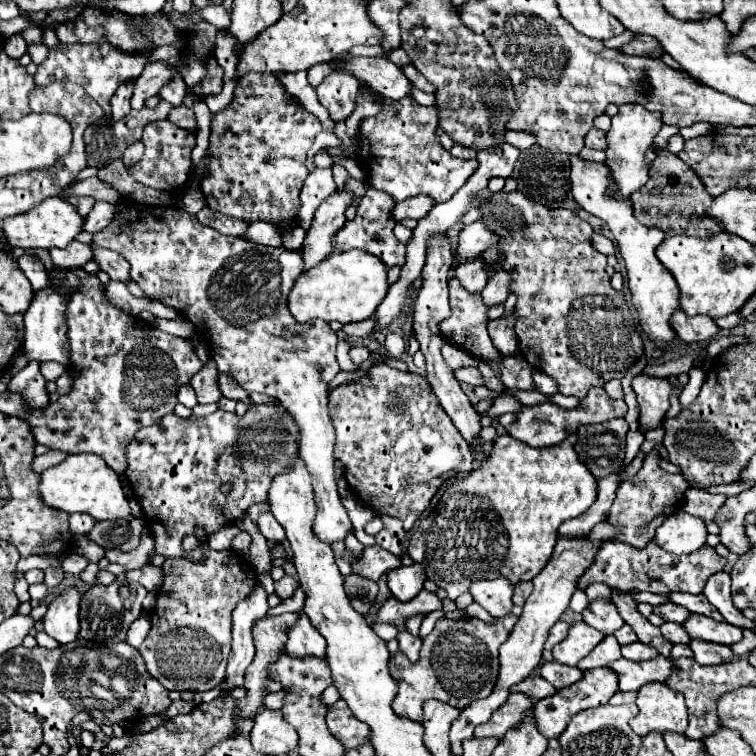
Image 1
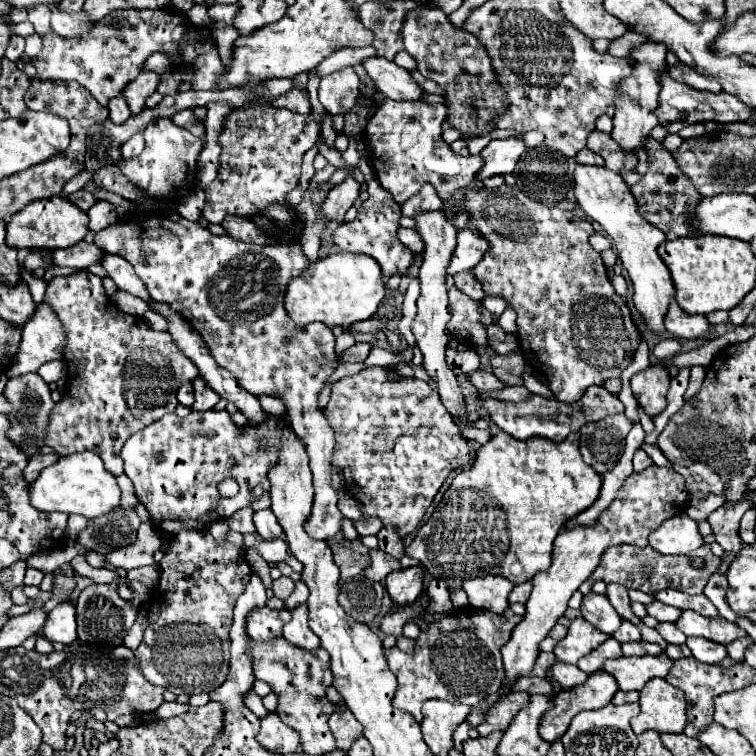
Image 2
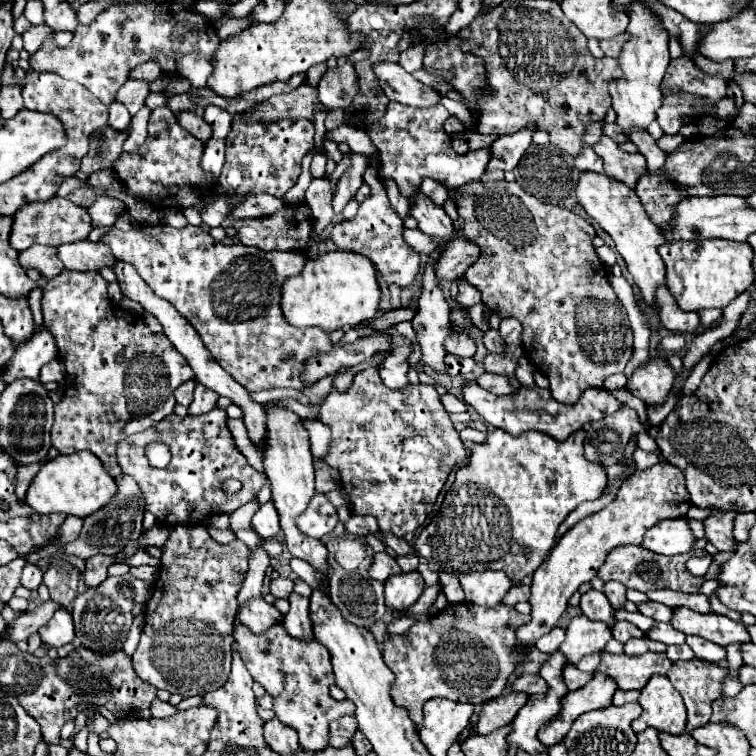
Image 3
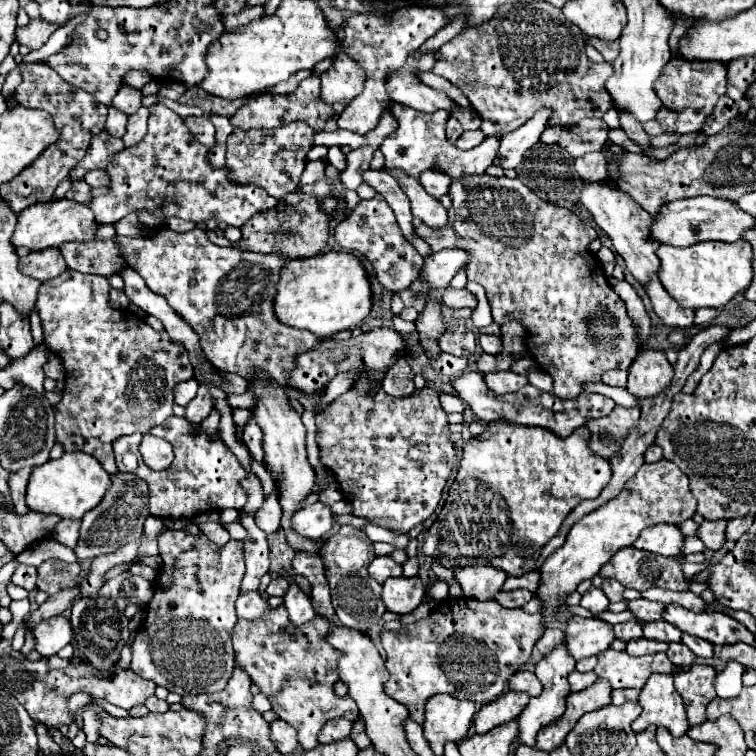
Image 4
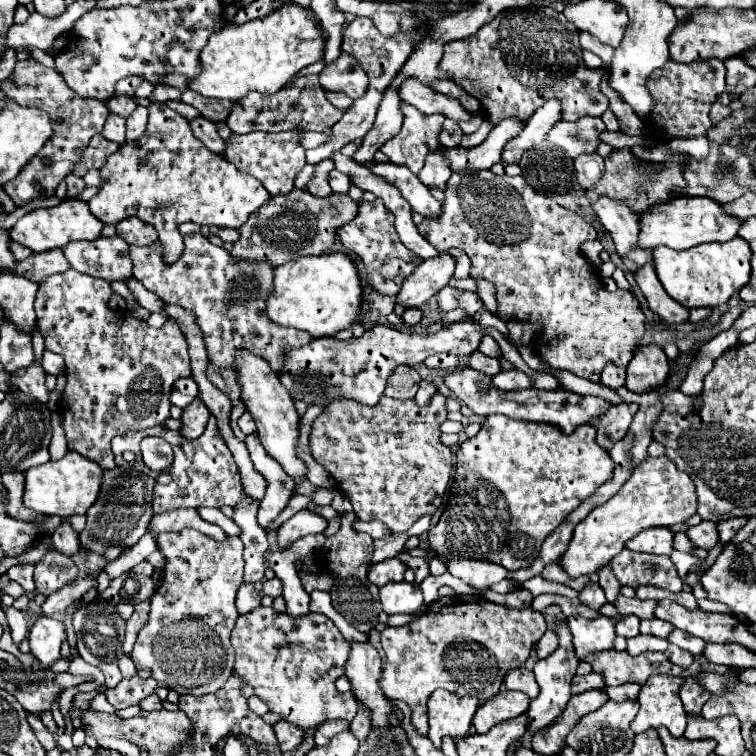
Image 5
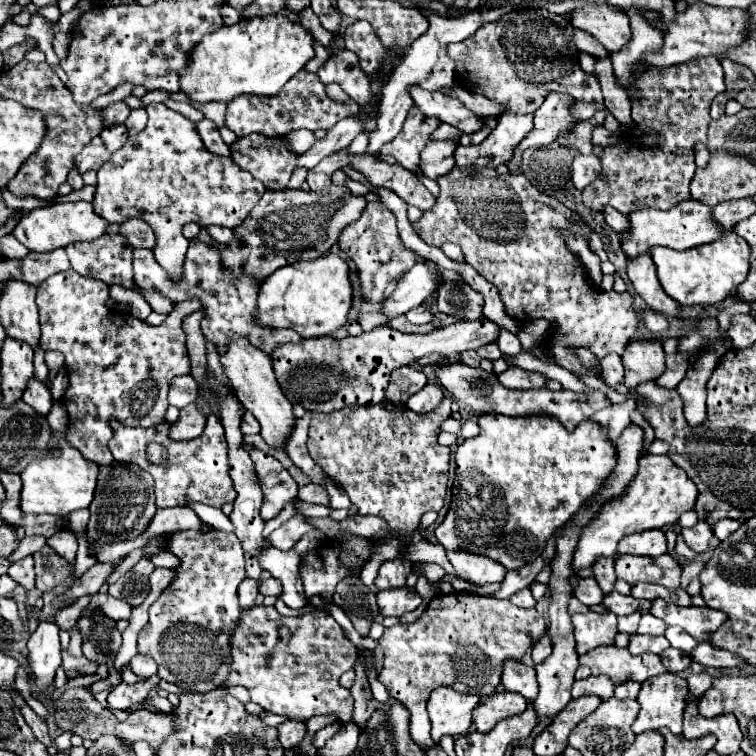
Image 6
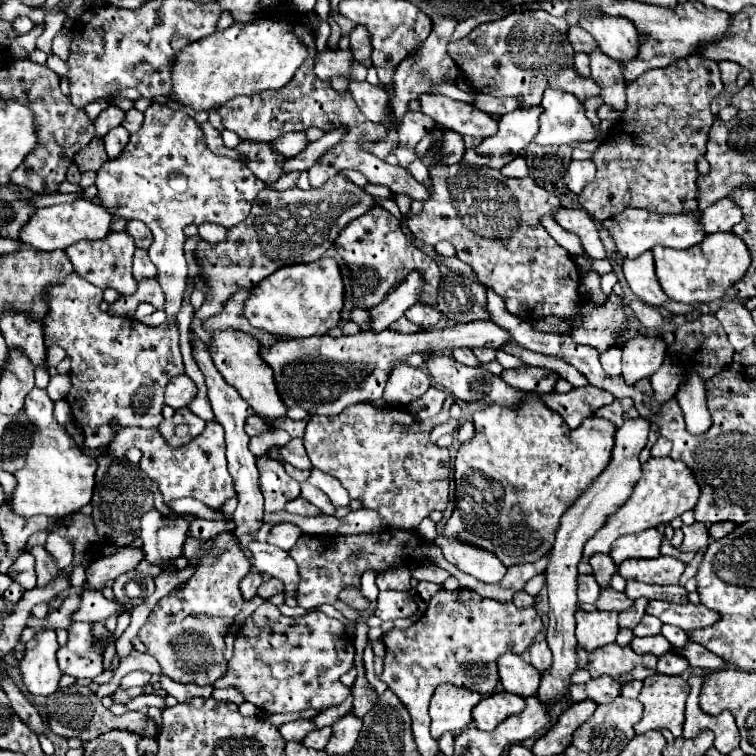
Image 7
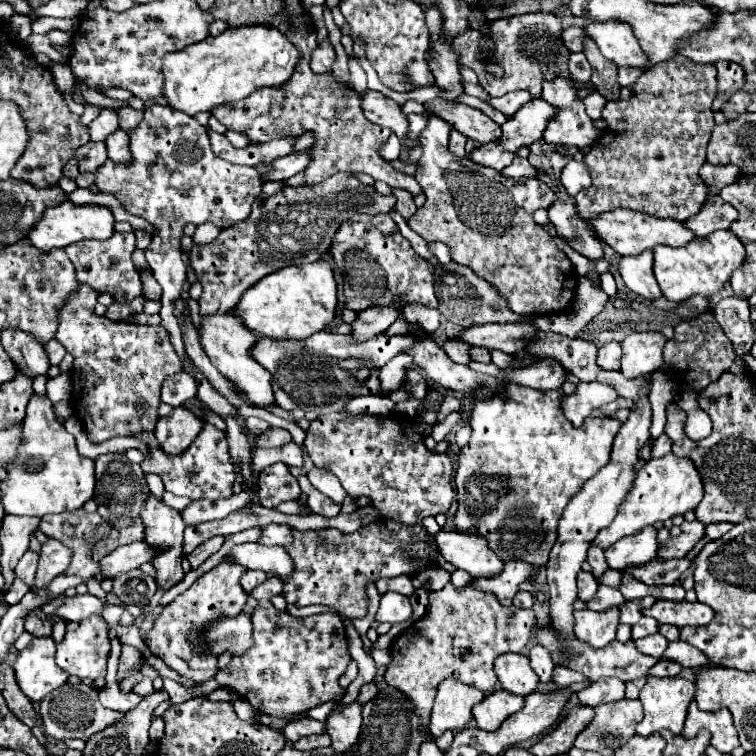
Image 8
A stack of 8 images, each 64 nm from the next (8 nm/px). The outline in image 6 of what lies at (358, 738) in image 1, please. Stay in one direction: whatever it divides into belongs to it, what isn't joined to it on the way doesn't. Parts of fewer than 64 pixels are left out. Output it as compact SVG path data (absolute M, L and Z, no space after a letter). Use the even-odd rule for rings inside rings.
M334 722L334 724L330 724L330 726L322 728L322 730L318 730L318 732L314 734L314 738L312 738L314 748L316 748L316 750L320 750L320 748L324 746L324 742L328 742L328 740L338 732L338 730L340 730L340 722Z

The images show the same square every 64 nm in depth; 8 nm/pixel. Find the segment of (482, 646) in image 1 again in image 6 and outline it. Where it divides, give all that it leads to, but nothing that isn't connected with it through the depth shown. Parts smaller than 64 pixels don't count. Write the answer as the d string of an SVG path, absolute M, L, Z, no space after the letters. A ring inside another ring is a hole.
M452 592L438 594L430 600L422 616L414 624L396 624L384 630L384 636L378 640L384 650L384 666L378 674L378 680L388 688L388 694L400 700L410 712L410 736L426 752L436 744L430 738L430 724L426 714L426 702L434 688L452 686L458 692L478 694L482 698L496 692L502 676L504 660L522 660L526 652L532 650L532 644L546 632L544 618L536 608L518 608L510 600L496 600L490 596L470 594L470 592Z

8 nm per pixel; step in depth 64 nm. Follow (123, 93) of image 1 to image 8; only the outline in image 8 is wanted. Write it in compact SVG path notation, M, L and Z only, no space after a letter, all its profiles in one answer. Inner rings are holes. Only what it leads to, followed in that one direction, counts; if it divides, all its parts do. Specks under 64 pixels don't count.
M116 130L112 136L108 136L106 140L108 146L108 158L120 164L128 164L132 162L132 154L128 148L128 134L124 130Z

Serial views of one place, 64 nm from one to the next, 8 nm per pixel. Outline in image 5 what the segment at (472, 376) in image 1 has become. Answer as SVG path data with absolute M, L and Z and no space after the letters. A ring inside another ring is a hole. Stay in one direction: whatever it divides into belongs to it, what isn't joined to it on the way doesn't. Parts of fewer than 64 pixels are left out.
M508 370L508 372L498 372L494 376L496 388L502 390L526 390L532 386L532 380L528 374L520 372L520 370Z

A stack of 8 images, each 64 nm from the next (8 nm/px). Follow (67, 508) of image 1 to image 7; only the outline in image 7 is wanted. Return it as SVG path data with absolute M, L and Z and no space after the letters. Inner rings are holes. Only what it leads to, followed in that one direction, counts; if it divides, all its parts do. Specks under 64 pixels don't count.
M34 388L26 400L26 414L34 428L32 444L26 452L24 468L16 470L16 488L10 496L10 508L18 516L34 516L44 514L50 518L66 516L78 512L92 500L94 490L94 472L96 460L78 450L72 436L60 426L52 414L54 402L48 398L46 390Z

